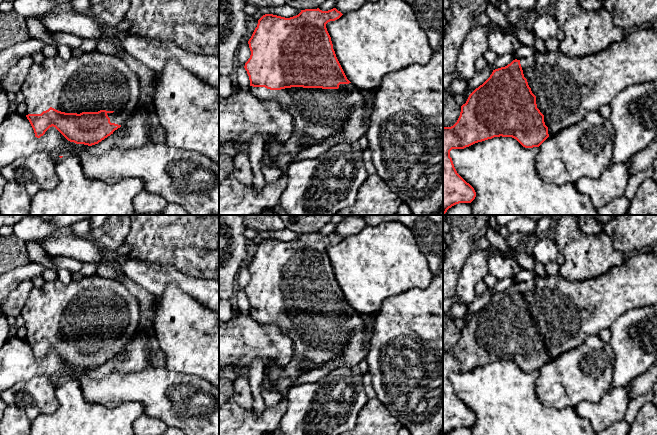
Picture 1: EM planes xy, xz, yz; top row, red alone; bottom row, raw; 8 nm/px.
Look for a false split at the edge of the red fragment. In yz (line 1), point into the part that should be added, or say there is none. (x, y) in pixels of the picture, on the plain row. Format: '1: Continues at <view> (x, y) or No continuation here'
1: Continues at yz (566, 313)

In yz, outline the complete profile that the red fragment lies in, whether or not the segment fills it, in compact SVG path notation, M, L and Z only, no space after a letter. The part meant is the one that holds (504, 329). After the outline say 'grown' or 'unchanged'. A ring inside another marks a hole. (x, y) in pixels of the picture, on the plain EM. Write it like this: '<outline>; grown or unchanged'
M638 251L620 266L596 278L569 281L560 274L537 276L530 282L513 284L505 291L493 294L490 301L461 330L460 340L451 351L443 350L443 435L459 427L471 427L476 416L456 395L450 375L464 373L494 361L512 361L523 371L539 371L549 360L581 345L588 336L598 335L630 310L657 304L657 256L651 251Z; grown

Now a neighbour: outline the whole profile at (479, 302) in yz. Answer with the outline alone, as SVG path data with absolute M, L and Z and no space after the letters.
M488 290L483 295L478 296L474 301L468 305L468 314L463 318L463 320L468 323L469 319L480 309L482 309L492 298L493 293Z

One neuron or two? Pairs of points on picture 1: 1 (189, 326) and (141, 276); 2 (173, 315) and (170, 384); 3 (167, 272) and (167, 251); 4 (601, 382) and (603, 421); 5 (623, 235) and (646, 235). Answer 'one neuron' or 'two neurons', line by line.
1: two neurons
2: two neurons
3: two neurons
4: two neurons
5: one neuron

